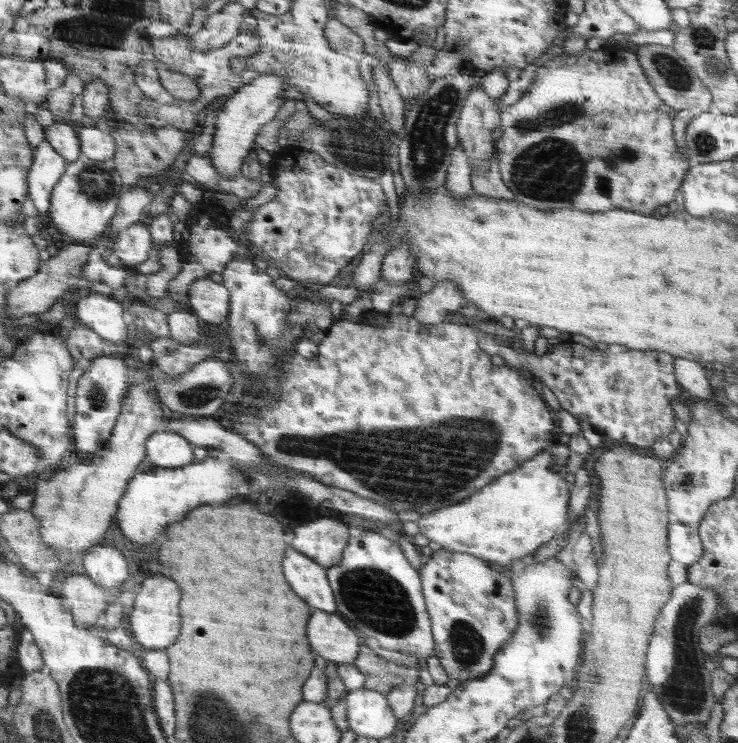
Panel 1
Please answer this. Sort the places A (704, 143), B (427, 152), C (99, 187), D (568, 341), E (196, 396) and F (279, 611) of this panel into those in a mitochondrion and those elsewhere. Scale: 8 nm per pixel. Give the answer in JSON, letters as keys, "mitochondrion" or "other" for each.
{"A":"mitochondrion","B":"mitochondrion","C":"mitochondrion","D":"other","E":"mitochondrion","F":"other"}

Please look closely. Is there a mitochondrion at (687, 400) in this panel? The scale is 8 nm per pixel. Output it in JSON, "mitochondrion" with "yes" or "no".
{"mitochondrion":"no"}

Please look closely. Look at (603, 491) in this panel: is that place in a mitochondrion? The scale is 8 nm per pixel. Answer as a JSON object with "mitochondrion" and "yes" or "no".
{"mitochondrion":"no"}

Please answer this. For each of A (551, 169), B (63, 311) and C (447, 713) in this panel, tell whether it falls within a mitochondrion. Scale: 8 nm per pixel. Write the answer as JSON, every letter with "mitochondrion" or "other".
{"A":"mitochondrion","B":"other","C":"other"}

